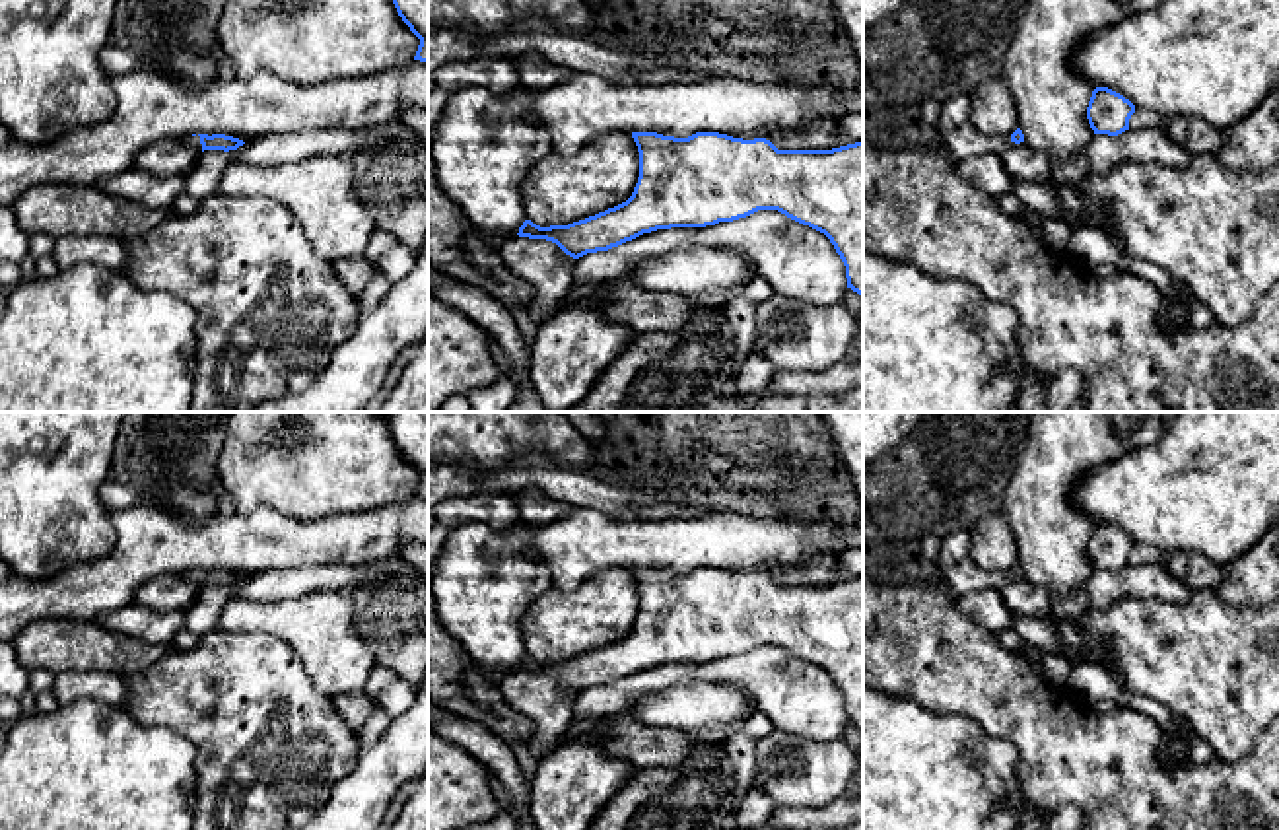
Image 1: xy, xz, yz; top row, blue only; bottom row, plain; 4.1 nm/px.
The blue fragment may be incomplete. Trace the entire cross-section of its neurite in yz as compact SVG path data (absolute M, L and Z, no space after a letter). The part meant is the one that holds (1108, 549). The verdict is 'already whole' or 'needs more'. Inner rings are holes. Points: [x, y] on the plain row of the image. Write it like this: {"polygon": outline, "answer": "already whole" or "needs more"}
{"polygon": "M1096 523L1087 542L1087 554L1094 570L1108 571L1118 571L1129 566L1133 548L1135 540L1108 523Z", "answer": "already whole"}

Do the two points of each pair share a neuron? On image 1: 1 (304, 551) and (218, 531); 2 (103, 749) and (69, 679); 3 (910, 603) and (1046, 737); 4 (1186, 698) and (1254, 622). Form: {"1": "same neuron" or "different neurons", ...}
{"1": "same neuron", "2": "different neurons", "3": "same neuron", "4": "same neuron"}

